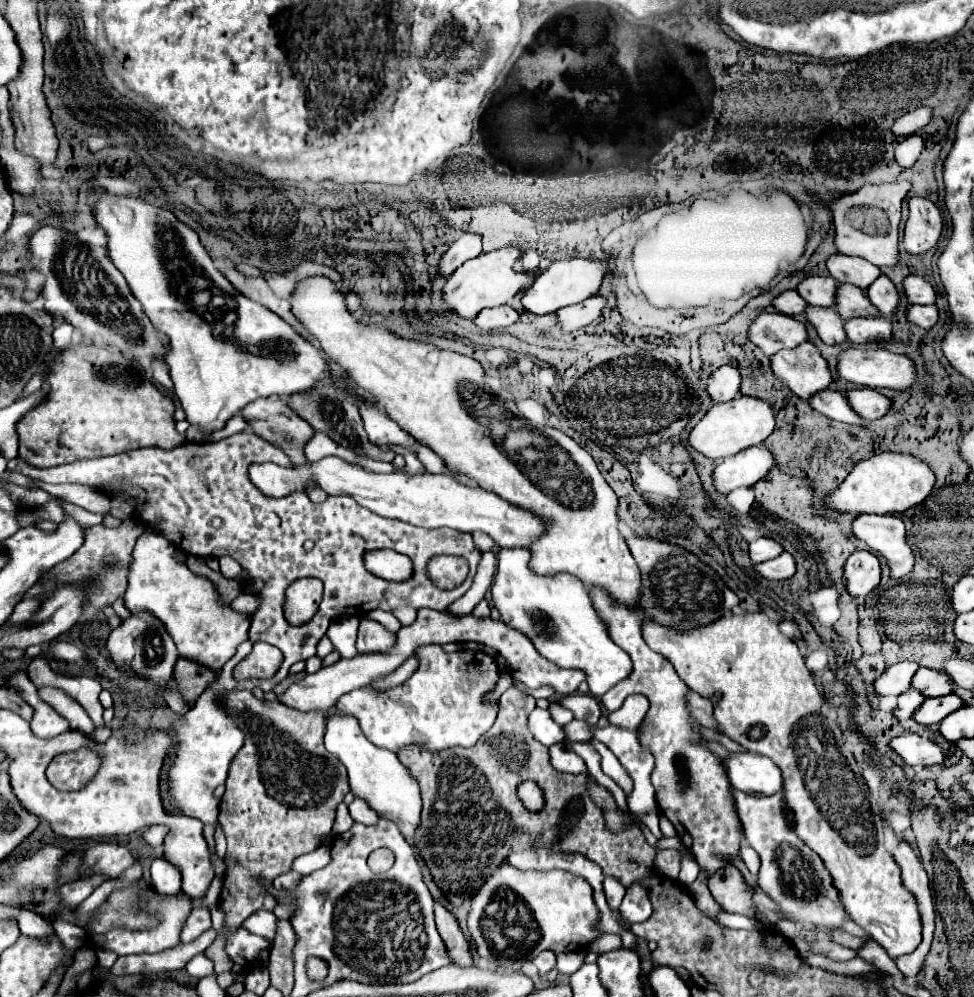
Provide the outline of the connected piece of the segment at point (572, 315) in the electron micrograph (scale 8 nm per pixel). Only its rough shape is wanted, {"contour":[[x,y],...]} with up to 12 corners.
{"contour":[[591,296],[557,310],[563,330],[577,330],[597,320],[605,296]]}

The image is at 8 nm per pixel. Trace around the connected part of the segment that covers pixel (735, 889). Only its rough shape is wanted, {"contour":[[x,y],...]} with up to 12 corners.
{"contour":[[739,868],[711,876],[709,890],[727,910],[757,916],[755,886]]}

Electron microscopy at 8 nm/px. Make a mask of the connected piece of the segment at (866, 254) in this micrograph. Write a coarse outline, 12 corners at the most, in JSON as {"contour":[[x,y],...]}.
{"contour":[[911,182],[863,186],[831,206],[835,246],[899,262]]}

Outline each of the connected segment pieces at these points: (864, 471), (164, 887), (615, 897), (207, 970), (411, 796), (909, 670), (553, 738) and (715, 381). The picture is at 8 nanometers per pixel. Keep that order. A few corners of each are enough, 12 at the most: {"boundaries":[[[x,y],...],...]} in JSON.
{"boundaries":[[[913,454],[855,464],[829,498],[837,512],[895,514],[931,494],[935,472]],[[157,854],[151,886],[159,894],[181,892],[179,870]],[[605,878],[605,896],[611,908],[617,910],[625,886],[617,878]],[[205,954],[189,960],[189,974],[203,978],[213,972],[213,960]],[[351,716],[325,748],[379,818],[421,826],[419,782]],[[919,664],[889,666],[875,682],[881,696],[911,688]],[[549,708],[529,714],[533,736],[545,746],[565,740],[565,726],[553,720]],[[737,364],[709,376],[707,390],[715,402],[733,400],[741,388]]]}

